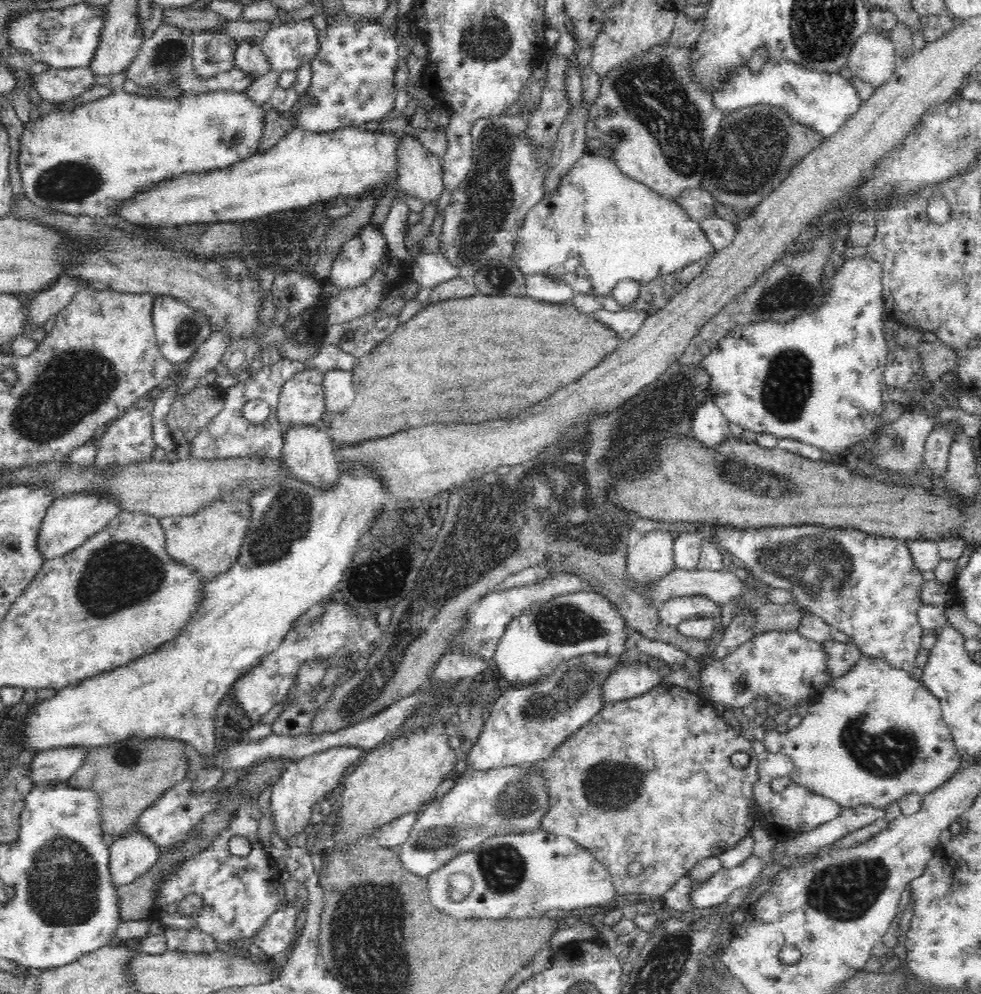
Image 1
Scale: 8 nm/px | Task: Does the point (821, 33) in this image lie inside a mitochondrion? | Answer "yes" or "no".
yes

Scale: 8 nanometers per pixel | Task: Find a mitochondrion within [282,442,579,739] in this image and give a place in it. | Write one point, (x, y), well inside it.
(373, 683)

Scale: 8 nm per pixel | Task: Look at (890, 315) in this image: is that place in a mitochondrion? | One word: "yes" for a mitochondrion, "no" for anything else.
no

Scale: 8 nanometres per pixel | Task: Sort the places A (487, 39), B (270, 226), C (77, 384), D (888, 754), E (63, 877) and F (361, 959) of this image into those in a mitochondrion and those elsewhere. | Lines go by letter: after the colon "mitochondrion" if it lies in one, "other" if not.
A: mitochondrion
B: other
C: mitochondrion
D: mitochondrion
E: mitochondrion
F: mitochondrion

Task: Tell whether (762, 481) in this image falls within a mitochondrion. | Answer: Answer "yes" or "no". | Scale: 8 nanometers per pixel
yes

